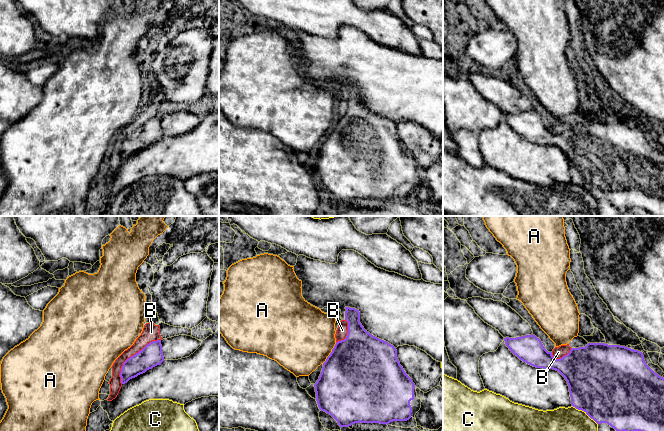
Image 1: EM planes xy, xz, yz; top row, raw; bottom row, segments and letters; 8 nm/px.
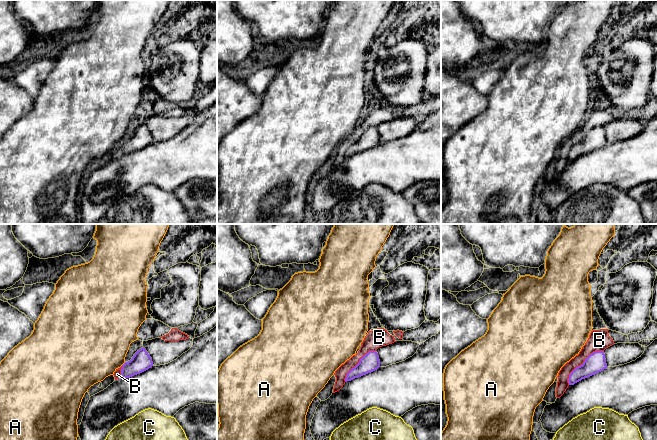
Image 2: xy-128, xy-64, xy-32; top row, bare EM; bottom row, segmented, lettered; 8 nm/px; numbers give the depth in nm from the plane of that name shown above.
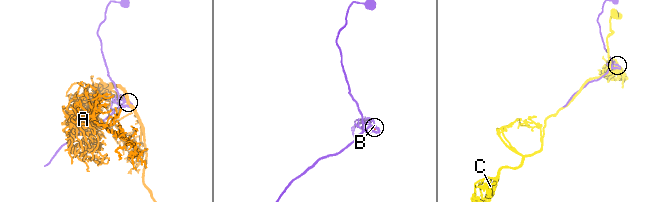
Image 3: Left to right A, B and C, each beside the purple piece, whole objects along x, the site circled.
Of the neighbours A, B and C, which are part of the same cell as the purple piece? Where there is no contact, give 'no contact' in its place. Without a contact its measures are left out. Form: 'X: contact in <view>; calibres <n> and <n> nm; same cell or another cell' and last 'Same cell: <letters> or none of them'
A: contact in xz; calibres 500 and 500 nm; another cell
B: contact in xy; calibres 180 and 140 nm; another cell
C: contact in yz; calibres 500 and 480 nm; another cell
Same cell: none of them

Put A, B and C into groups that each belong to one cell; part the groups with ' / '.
A / B / C

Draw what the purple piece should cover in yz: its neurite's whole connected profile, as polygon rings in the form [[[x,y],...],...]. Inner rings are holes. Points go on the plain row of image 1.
[[[533,110],[506,113],[504,117],[523,138],[558,147],[567,157],[572,182],[584,187],[597,200],[607,199],[618,208],[640,207],[655,216],[664,216],[664,154],[646,140],[642,128],[620,121],[588,119],[555,135]]]

